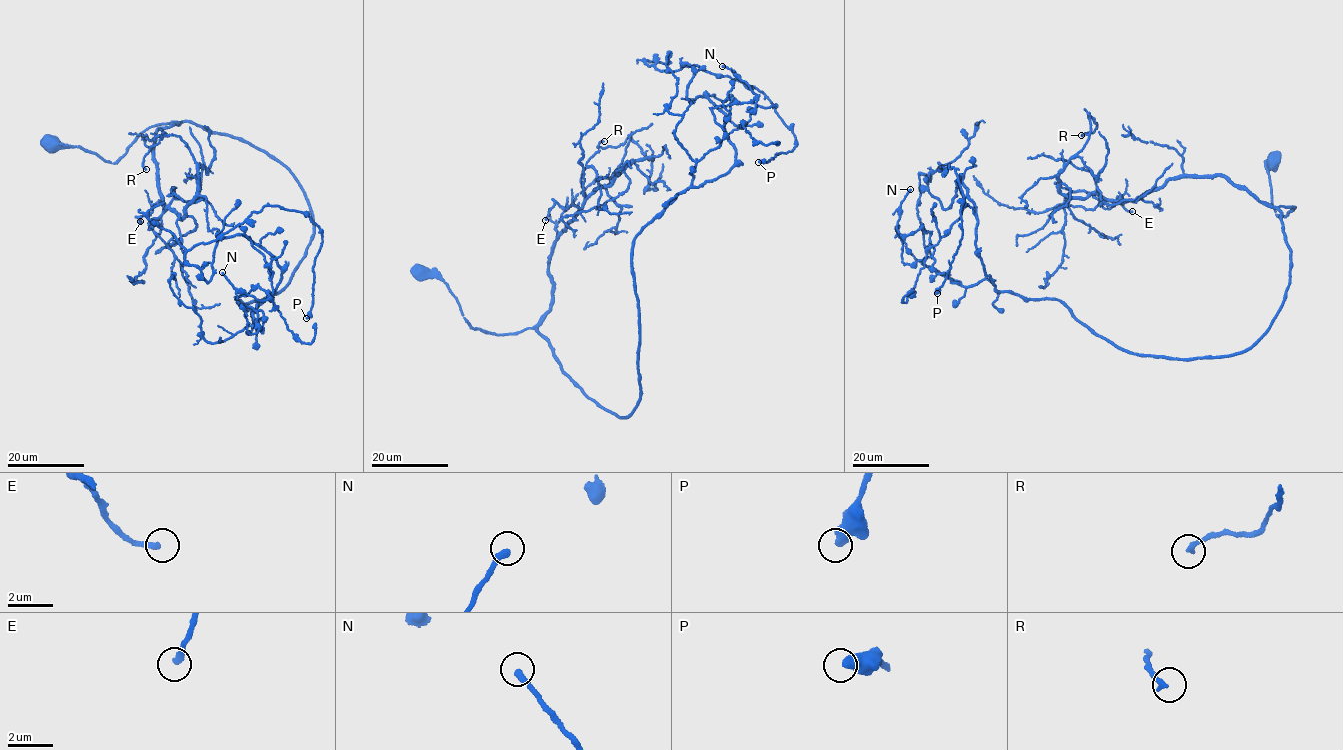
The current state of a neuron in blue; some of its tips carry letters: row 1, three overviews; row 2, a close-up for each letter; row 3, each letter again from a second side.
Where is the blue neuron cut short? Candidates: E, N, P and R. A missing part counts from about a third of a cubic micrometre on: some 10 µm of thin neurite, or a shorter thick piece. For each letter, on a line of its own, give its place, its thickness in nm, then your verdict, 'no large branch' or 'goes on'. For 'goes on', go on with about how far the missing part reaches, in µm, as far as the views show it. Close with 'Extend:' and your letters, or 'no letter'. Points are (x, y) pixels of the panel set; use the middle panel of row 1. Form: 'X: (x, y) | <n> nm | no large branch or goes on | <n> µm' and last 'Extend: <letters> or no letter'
E: (545, 220) | 240 nm | no large branch
N: (722, 66) | 280 nm | no large branch
P: (758, 162) | 460 nm | no large branch
R: (604, 141) | 220 nm | no large branch
Extend: no letter

